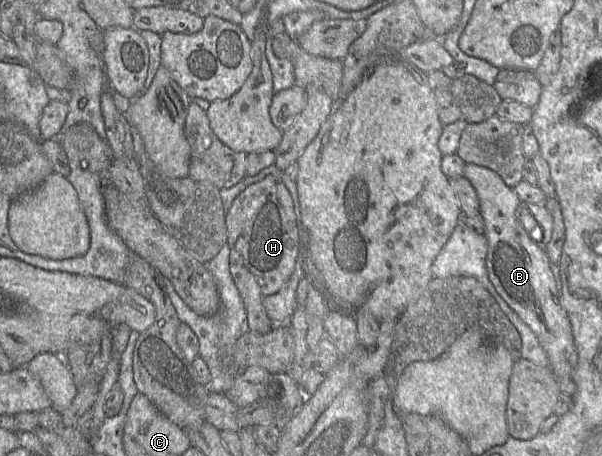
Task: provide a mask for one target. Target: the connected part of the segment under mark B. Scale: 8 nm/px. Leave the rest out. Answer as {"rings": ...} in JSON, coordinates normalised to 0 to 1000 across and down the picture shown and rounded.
{"rings":[[[772,357],[771,386],[792,421],[797,469],[806,485],[812,544],[807,583],[824,638],[890,732],[909,774],[912,805],[925,829],[950,825],[960,794],[950,715],[914,588],[904,546],[879,520],[857,476],[865,441],[852,412],[822,375],[787,357]]]}

